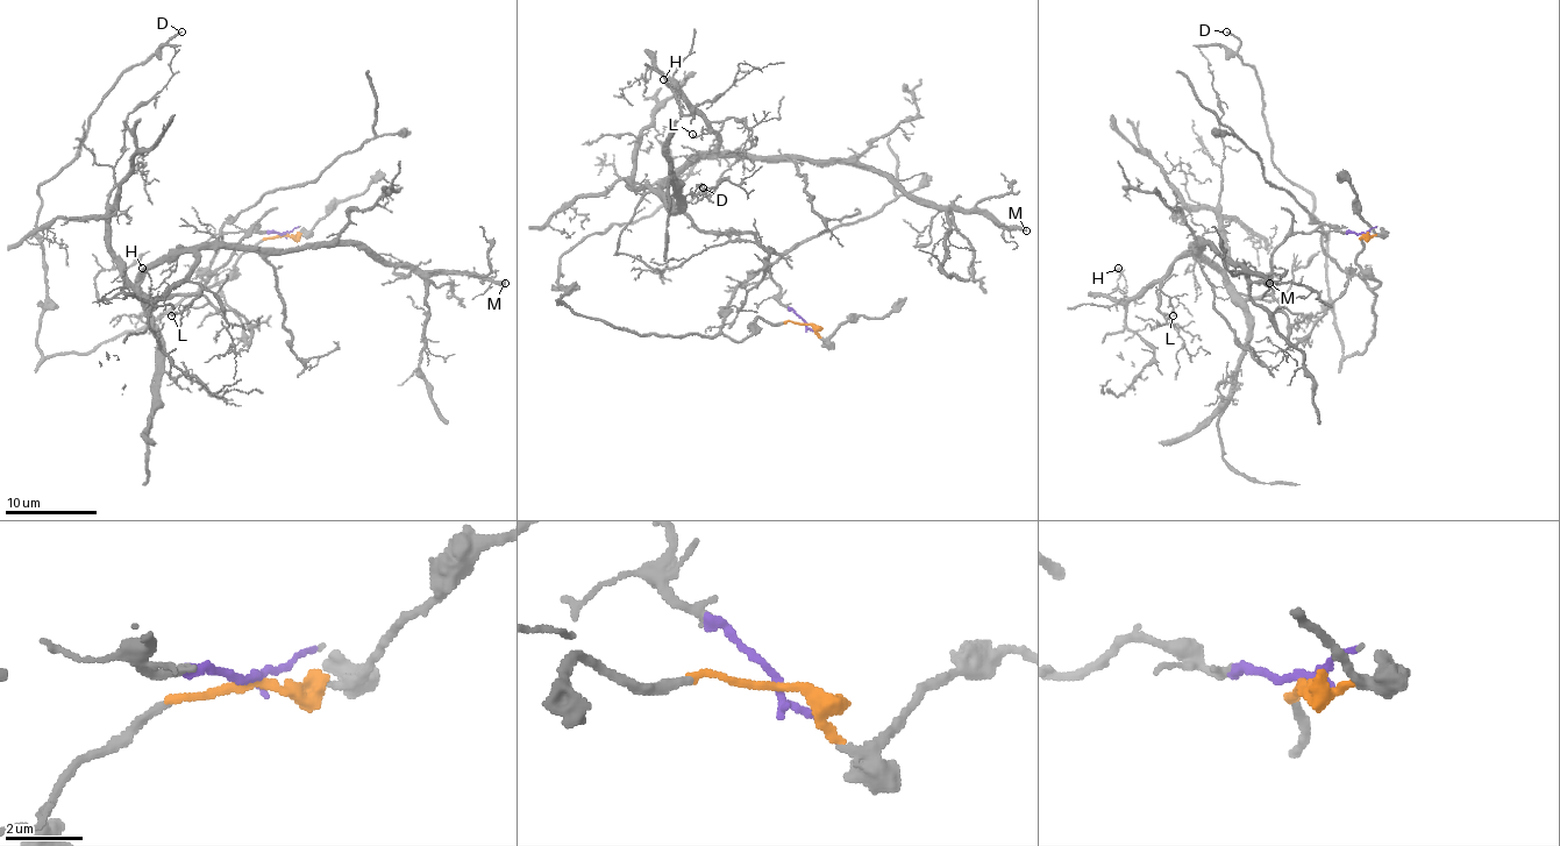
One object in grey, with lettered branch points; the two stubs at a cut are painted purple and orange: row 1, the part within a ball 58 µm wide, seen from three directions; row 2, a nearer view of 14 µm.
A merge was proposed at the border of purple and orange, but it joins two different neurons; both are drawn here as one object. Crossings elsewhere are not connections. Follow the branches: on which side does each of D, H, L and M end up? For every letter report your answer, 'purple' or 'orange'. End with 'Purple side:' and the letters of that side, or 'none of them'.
D: orange
H: purple
L: purple
M: purple
Purple side: H, L, M

